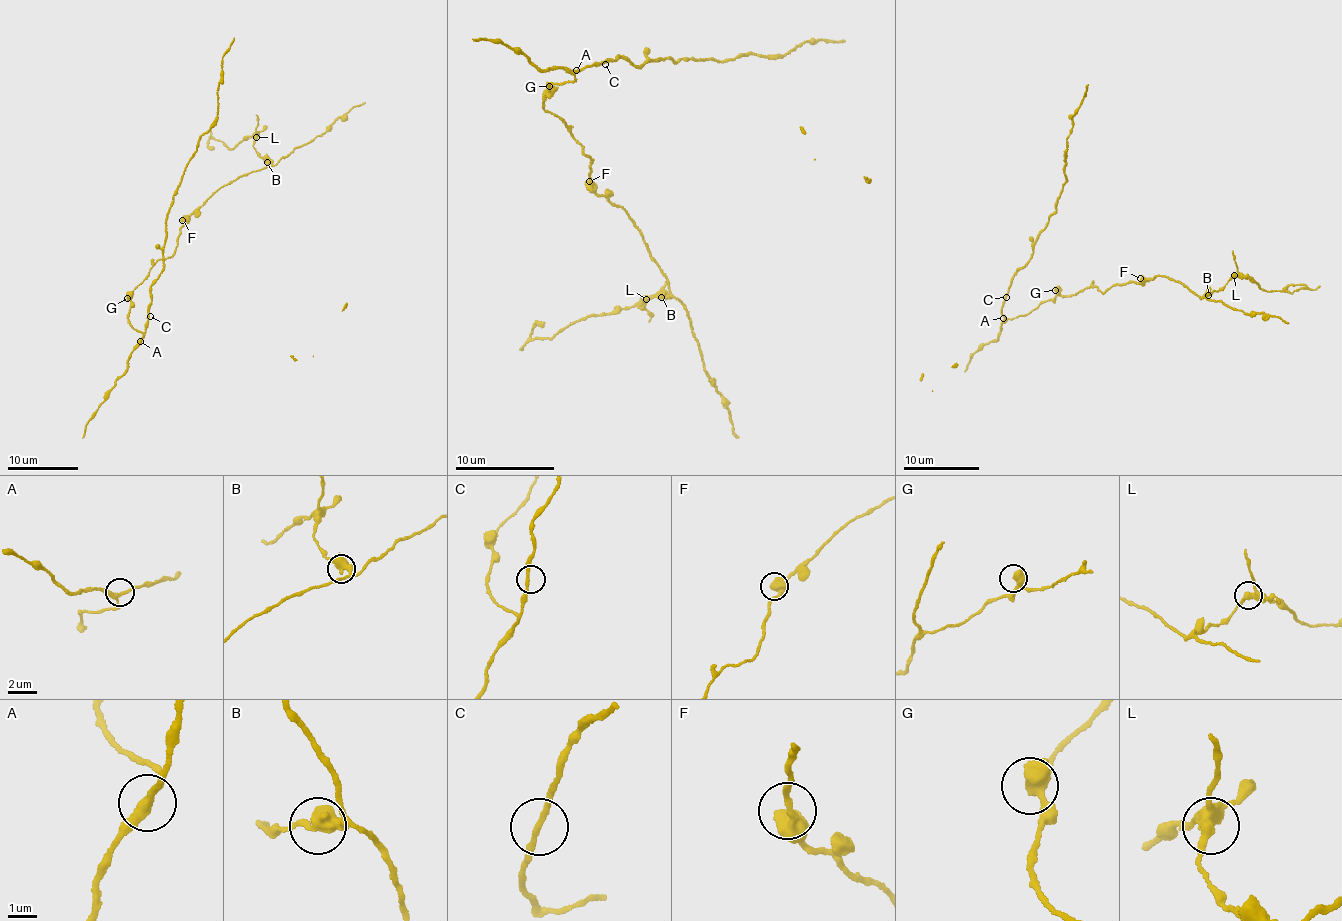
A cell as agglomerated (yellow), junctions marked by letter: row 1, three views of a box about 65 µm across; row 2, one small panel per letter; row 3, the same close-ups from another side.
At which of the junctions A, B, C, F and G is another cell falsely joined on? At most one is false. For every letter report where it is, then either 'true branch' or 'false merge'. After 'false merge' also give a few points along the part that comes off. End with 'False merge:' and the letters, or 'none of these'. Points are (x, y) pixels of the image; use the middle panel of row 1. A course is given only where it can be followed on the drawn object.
A: at (576, 70); true branch
B: at (661, 297); false merge; foreign part runs (660, 296), (644, 297), (633, 304), (585, 317), (551, 338), (532, 338), (531, 330), (536, 323), (544, 324)
C: at (605, 64); true branch
F: at (589, 181); true branch
G: at (549, 86); true branch
False merge: B

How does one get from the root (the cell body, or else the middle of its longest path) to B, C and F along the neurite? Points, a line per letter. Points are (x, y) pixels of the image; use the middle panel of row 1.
B: (548, 88), (544, 110), (591, 159), (590, 189), (641, 233), (668, 282), (670, 294), (660, 296)
C: (548, 88), (551, 83), (569, 83), (574, 80), (574, 73), (588, 64), (605, 64)
F: (548, 88), (544, 110), (564, 122), (582, 152), (591, 159), (589, 181)

